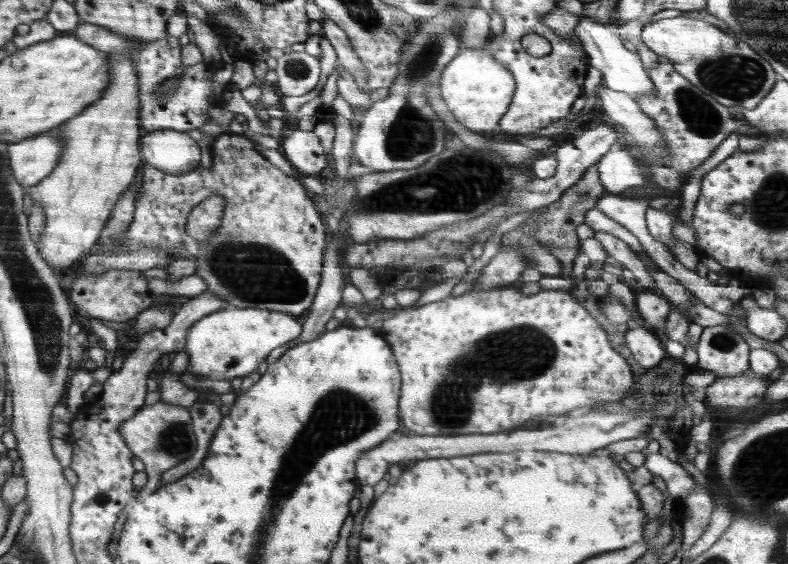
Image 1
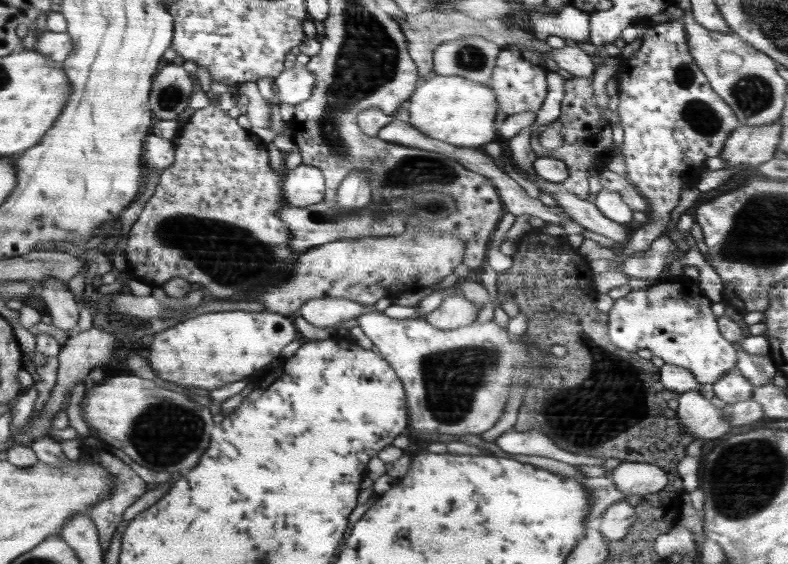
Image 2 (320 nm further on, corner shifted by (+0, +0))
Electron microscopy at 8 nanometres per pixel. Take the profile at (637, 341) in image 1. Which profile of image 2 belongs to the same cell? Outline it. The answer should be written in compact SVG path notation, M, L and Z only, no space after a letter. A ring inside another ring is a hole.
M674 274L671 279L656 282L651 287L631 289L626 296L616 299L604 315L604 328L612 344L628 352L648 348L665 363L690 369L700 385L714 385L737 366L738 350L718 330L716 316L710 310L710 299L696 298L696 290L698 286L694 279Z

